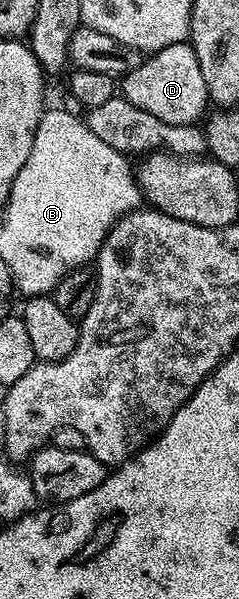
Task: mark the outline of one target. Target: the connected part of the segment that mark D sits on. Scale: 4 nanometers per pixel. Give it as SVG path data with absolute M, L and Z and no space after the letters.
M187 41L149 53L134 72L123 75L122 97L134 108L142 108L142 112L166 120L166 124L197 125L210 106L206 80L202 80L202 68L198 68L198 56Z

